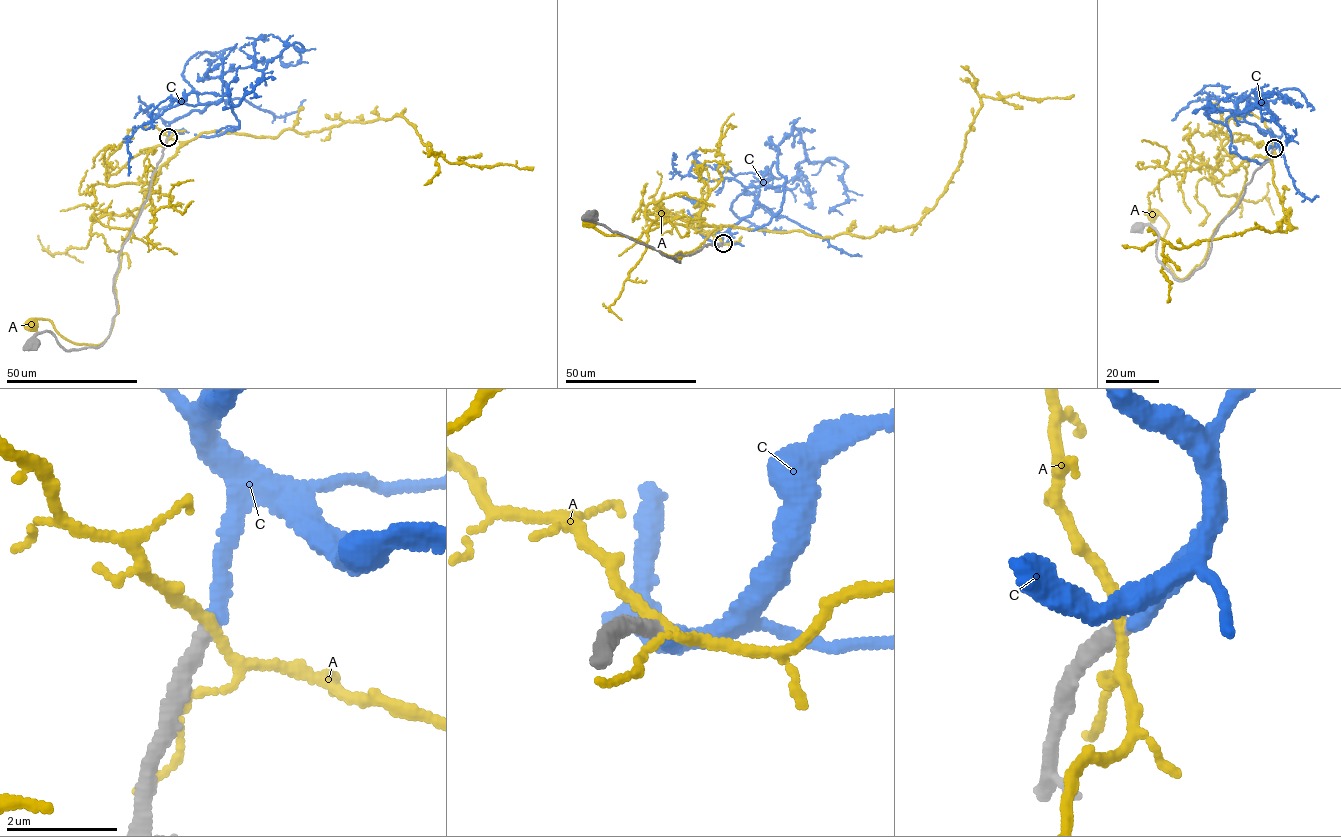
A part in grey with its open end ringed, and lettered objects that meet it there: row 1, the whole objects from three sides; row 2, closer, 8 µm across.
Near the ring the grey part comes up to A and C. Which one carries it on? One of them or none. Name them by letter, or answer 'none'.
C

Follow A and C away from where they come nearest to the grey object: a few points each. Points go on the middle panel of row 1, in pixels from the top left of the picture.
A: (723, 243), (666, 210), (659, 217), (715, 228), (693, 251), (676, 254), (680, 259), (608, 235), (590, 222)
C: (723, 243), (751, 215), (793, 127), (806, 161), (846, 166), (847, 200), (830, 209)

